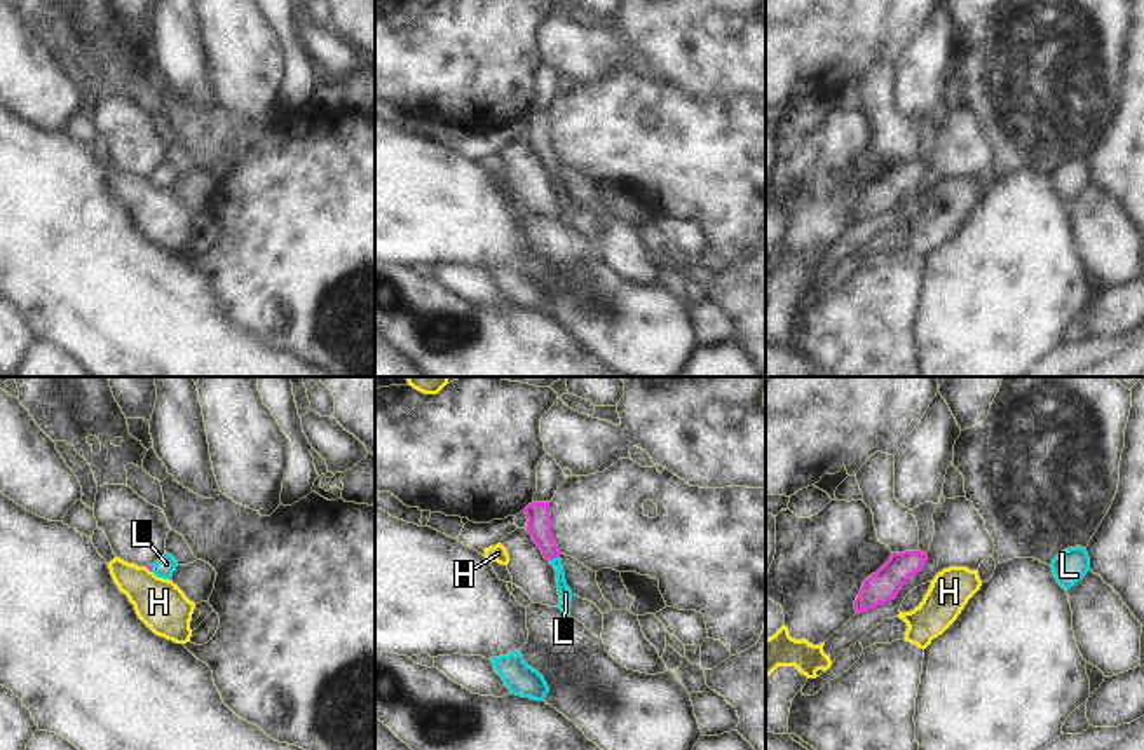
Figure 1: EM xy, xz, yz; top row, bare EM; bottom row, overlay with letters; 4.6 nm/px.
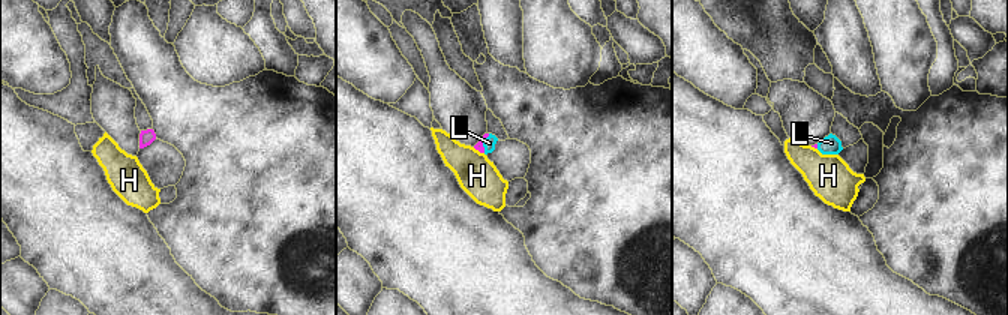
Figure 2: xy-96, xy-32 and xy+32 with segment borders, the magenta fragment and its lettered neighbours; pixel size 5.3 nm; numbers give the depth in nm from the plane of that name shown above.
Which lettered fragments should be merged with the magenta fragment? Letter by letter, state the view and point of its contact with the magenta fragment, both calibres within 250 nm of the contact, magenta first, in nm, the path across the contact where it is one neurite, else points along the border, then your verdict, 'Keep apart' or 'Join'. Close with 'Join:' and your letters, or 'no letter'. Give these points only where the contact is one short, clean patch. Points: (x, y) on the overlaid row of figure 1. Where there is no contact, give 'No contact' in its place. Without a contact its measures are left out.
H: Touches magenta at xy (149, 569). Thickness 20 nm (magenta) against 220 nm. Boundary: xy (145, 567), (150, 572). Keep apart
L: Touches magenta at xz (553, 557). Thickness 110 nm (magenta) against 60 nm. Path across: xz (539, 520), (541, 536), (553, 557), (565, 593). Join
Join: L

